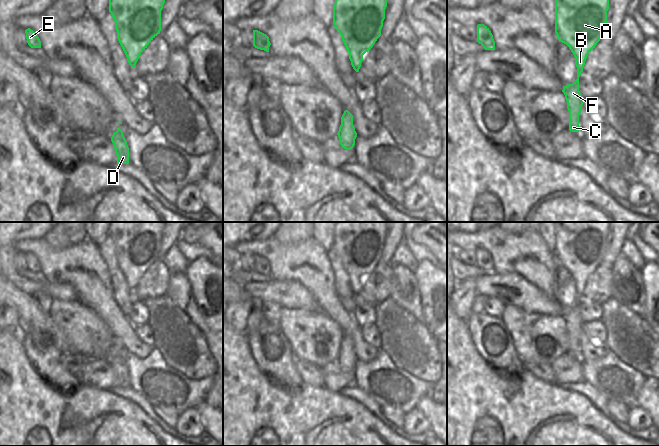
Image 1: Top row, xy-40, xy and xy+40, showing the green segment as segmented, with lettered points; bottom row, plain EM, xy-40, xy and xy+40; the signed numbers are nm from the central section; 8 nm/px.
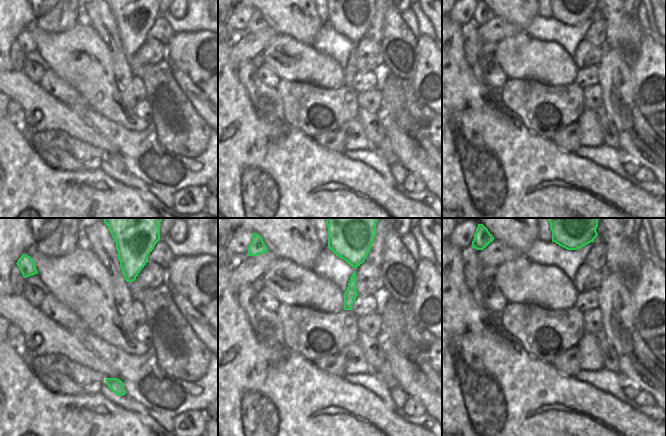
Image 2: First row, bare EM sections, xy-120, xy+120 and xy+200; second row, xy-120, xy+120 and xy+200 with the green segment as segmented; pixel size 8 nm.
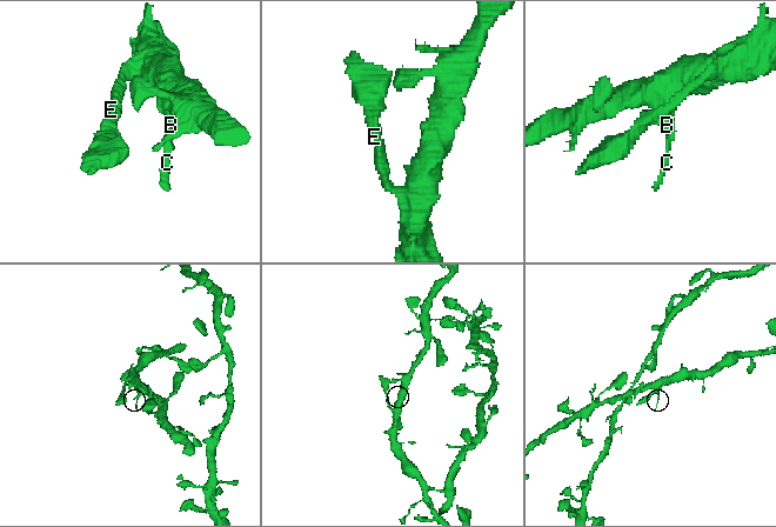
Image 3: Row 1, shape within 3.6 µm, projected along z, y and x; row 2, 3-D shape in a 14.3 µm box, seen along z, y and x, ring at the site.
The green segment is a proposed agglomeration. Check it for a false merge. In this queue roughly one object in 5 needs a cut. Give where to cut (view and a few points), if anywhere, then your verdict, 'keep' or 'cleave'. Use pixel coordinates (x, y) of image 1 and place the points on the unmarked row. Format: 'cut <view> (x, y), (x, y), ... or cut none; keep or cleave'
cut none; keep

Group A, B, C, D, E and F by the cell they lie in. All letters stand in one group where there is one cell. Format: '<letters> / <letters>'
A B C D E F

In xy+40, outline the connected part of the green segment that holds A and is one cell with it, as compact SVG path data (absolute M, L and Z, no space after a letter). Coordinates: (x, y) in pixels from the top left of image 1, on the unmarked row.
M555 222L555 257L575 281L577 303L562 316L569 335L569 354L579 356L579 339L584 323L579 315L579 301L587 279L600 265L607 247L610 222Z

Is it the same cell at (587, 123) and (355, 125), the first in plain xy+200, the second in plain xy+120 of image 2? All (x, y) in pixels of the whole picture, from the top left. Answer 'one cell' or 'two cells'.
one cell

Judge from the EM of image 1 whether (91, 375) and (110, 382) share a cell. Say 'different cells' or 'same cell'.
same cell

